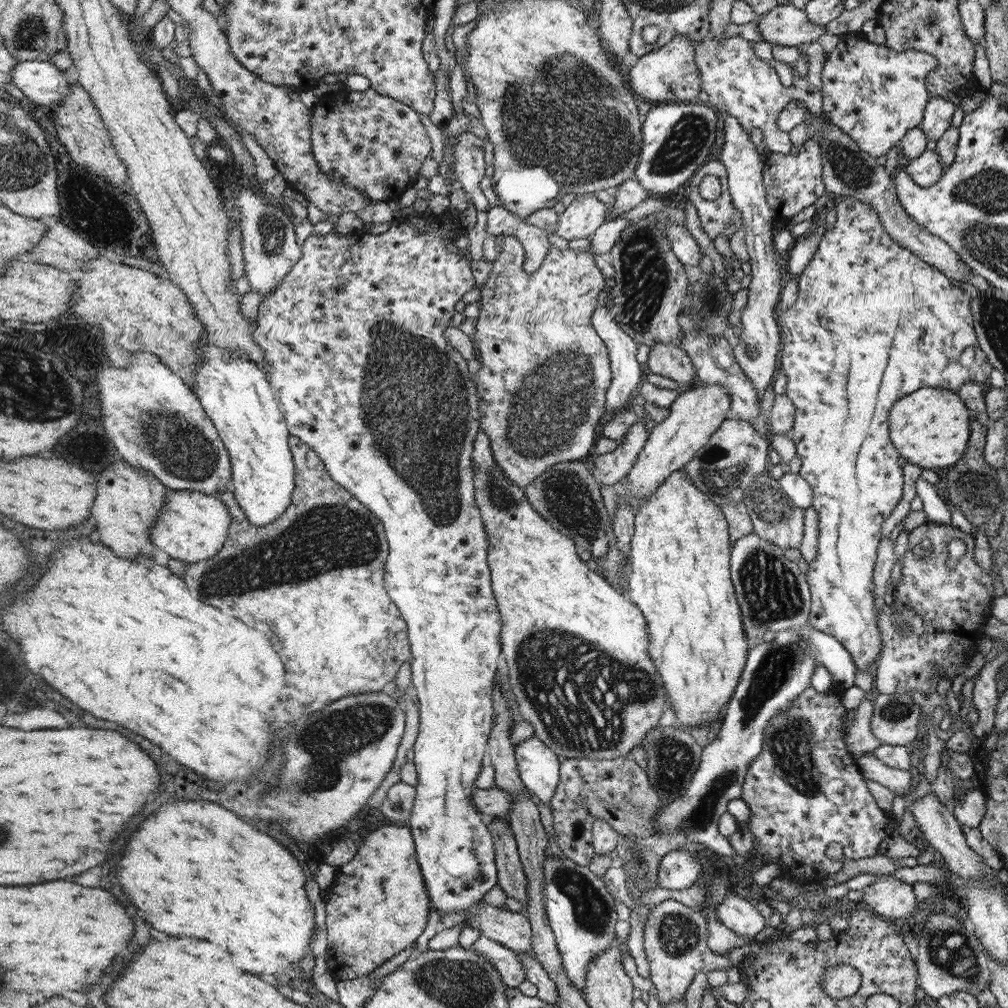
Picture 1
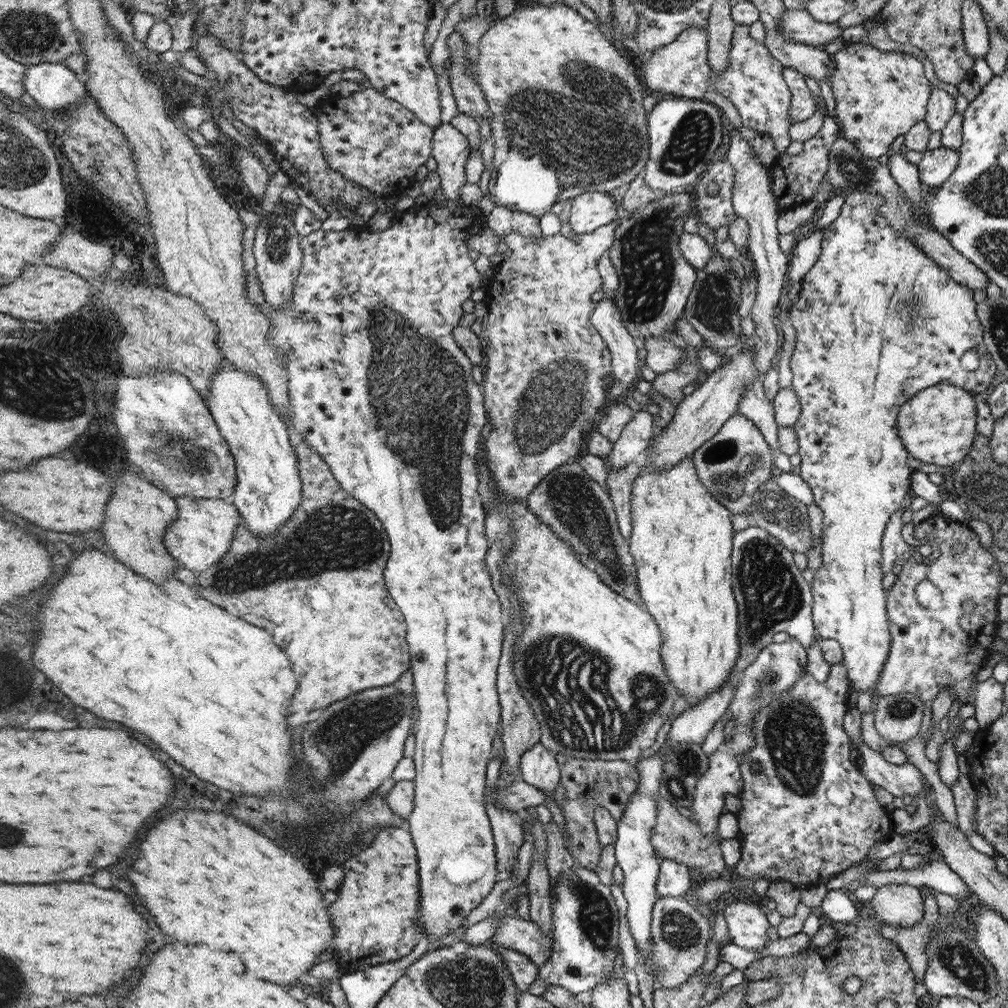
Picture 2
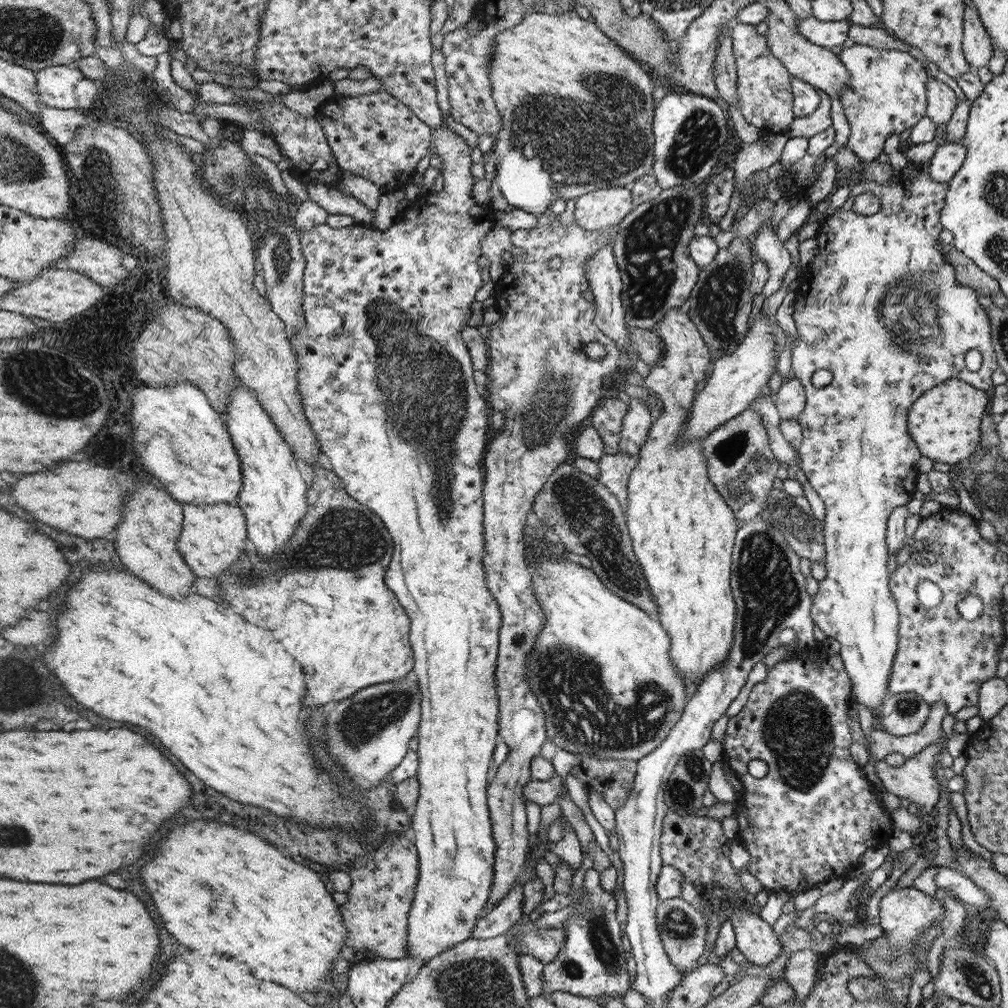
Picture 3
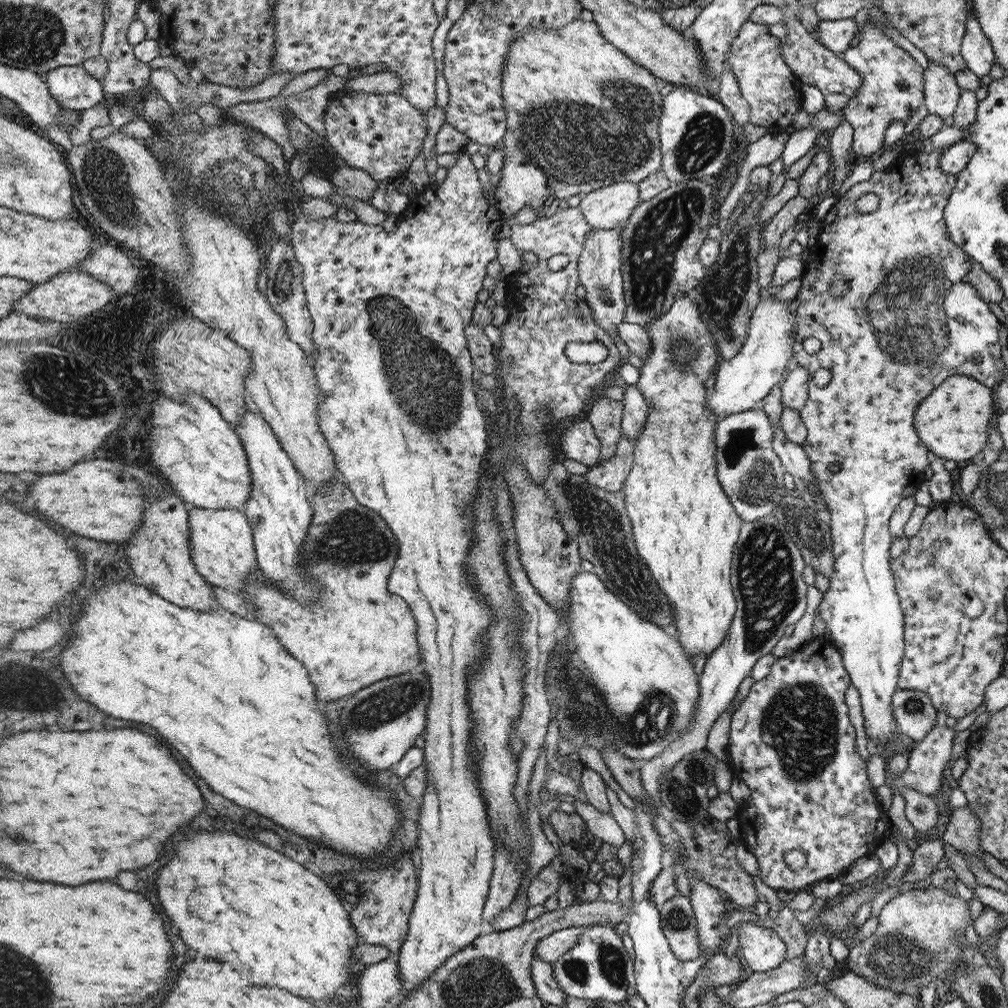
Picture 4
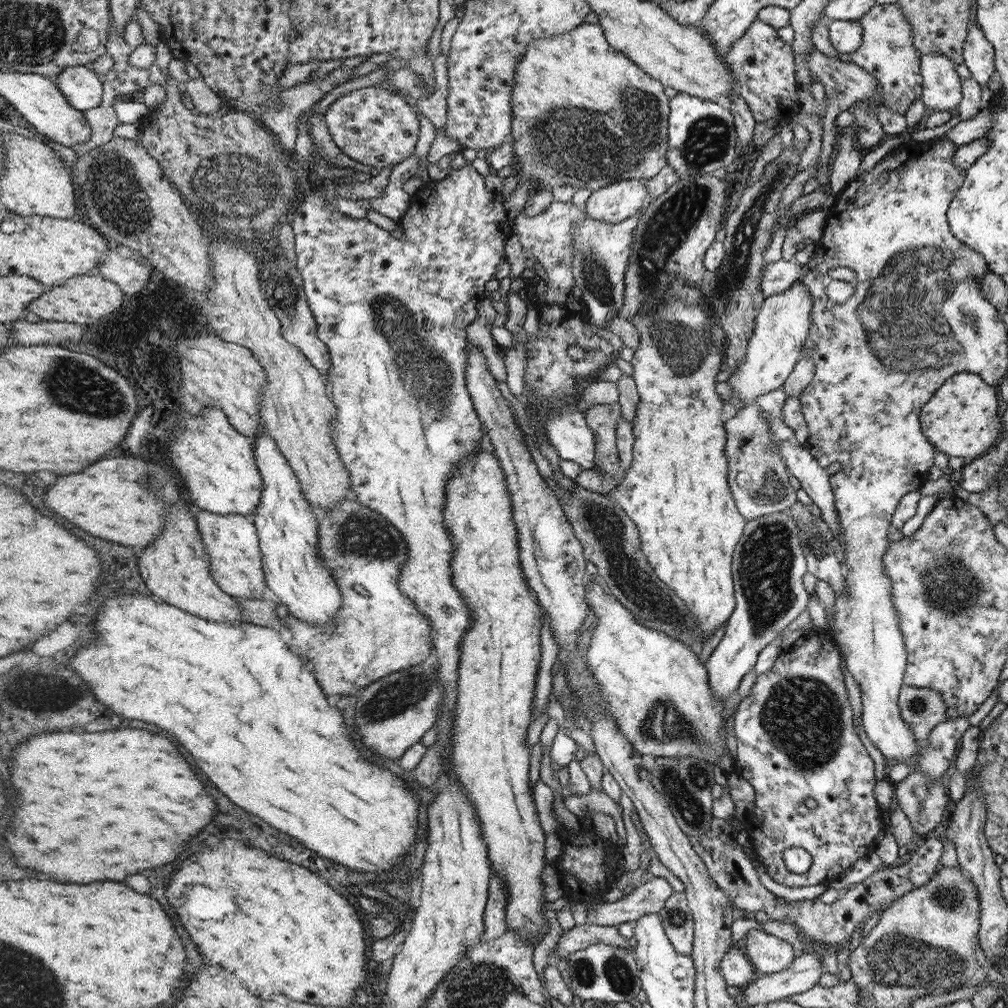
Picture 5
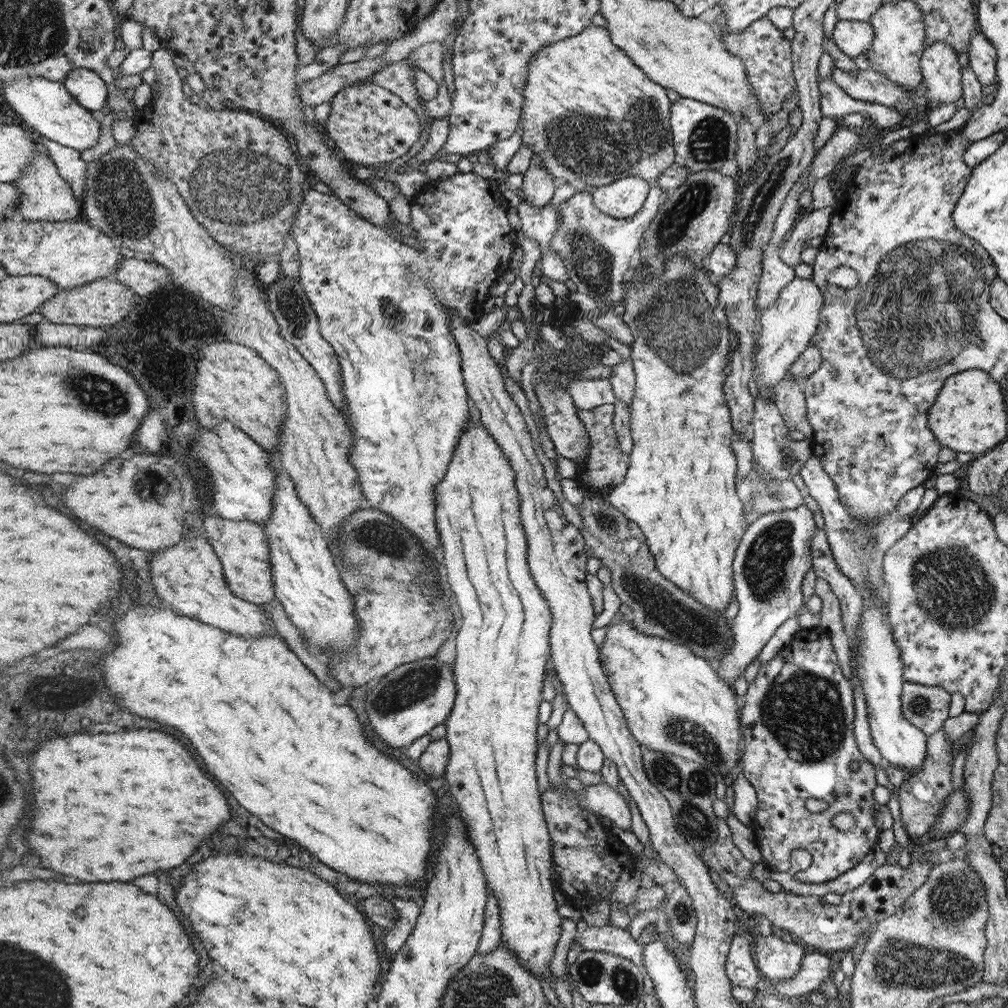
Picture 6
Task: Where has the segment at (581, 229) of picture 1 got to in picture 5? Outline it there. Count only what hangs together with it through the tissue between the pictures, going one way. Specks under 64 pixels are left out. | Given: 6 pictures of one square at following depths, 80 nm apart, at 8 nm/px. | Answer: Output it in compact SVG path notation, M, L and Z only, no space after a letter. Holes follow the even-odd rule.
M628 179L593 190L583 208L592 218L605 223L627 222L649 200L645 180Z

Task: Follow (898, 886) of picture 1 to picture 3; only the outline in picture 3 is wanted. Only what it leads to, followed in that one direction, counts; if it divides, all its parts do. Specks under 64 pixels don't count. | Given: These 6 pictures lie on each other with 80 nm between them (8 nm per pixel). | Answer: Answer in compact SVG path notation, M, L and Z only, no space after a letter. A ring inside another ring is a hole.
M913 886L902 889L892 888L882 897L879 904L880 926L884 929L884 936L862 945L859 948L861 958L873 970L875 976L881 976L892 982L898 982L903 978L912 979L919 966L913 953L917 952L915 943L926 929L930 929L932 923L942 925L944 911L936 895L927 896Z

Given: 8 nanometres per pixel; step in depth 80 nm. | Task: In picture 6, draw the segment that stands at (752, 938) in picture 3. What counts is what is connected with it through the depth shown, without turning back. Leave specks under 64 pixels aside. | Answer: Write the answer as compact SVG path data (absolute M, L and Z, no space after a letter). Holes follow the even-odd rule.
M775 932L764 938L761 934L753 942L753 957L764 976L772 980L786 980L798 974L805 952L801 945L783 942Z

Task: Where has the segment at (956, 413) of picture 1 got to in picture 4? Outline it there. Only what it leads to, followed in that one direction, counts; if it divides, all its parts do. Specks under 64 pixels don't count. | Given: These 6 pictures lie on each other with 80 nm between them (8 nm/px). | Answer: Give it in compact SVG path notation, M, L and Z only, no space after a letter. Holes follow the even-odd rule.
M950 376L930 393L915 410L914 426L920 442L931 456L956 460L960 464L975 460L988 445L989 426L994 423L993 392L974 378Z

